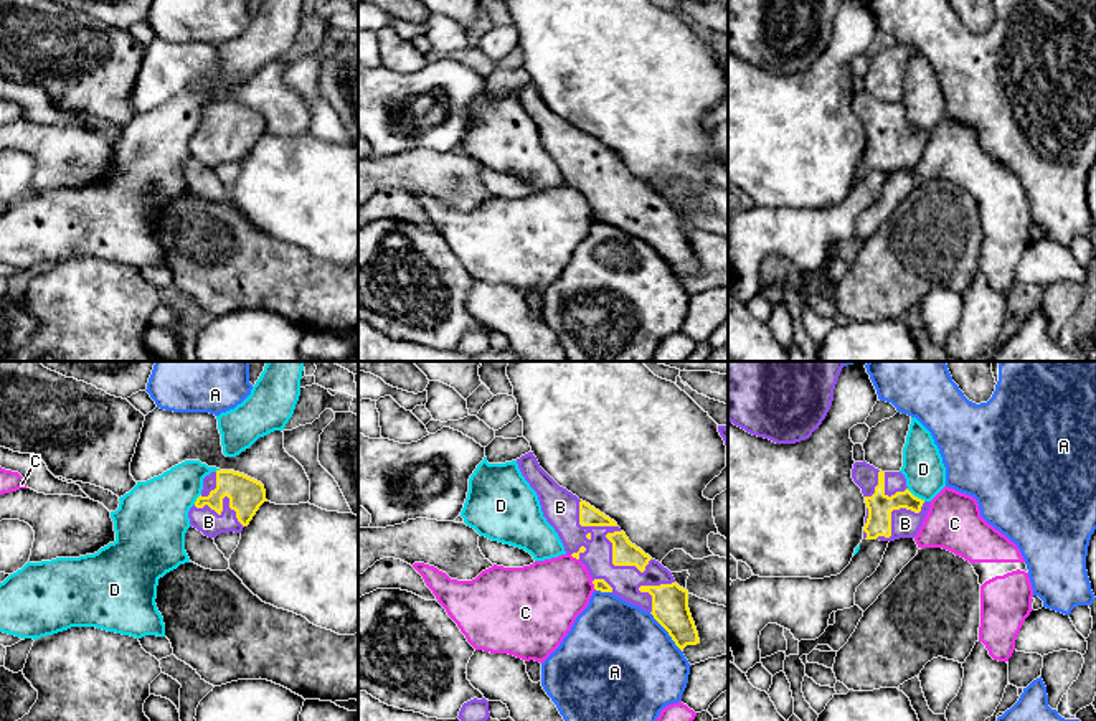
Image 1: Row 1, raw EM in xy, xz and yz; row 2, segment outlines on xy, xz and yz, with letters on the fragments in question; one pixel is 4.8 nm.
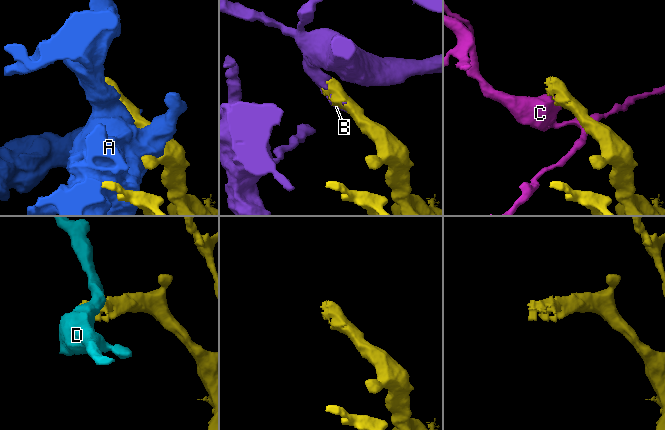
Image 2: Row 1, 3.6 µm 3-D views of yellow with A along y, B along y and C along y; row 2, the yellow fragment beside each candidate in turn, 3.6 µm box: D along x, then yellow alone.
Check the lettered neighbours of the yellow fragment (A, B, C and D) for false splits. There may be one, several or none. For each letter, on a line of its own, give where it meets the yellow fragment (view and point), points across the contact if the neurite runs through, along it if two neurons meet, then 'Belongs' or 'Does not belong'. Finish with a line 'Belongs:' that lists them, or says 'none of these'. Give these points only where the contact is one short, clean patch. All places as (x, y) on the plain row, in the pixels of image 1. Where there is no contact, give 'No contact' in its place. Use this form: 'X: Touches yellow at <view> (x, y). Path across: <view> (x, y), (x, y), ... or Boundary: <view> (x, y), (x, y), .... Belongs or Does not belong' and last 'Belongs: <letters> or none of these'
A: Touches yellow at xz (667, 261). Does not belong
B: Touches yellow at xz (619, 195). Belongs
C: Touches yellow at xz (595, 216). Boundary: xz (591, 212), (596, 220). Does not belong
D: Touches yellow at yz (916, 127). Boundary: yz (907, 119), (925, 131). Does not belong
Belongs: B

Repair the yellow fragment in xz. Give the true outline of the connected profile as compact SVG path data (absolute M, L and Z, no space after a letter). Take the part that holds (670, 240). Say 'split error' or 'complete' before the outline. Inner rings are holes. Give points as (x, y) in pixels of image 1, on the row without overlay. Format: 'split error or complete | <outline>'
split error | M533 82L517 89L517 94L566 185L586 196L596 221L650 243L680 280L700 274L688 221L675 213L667 198L632 175L614 150L560 117Z

